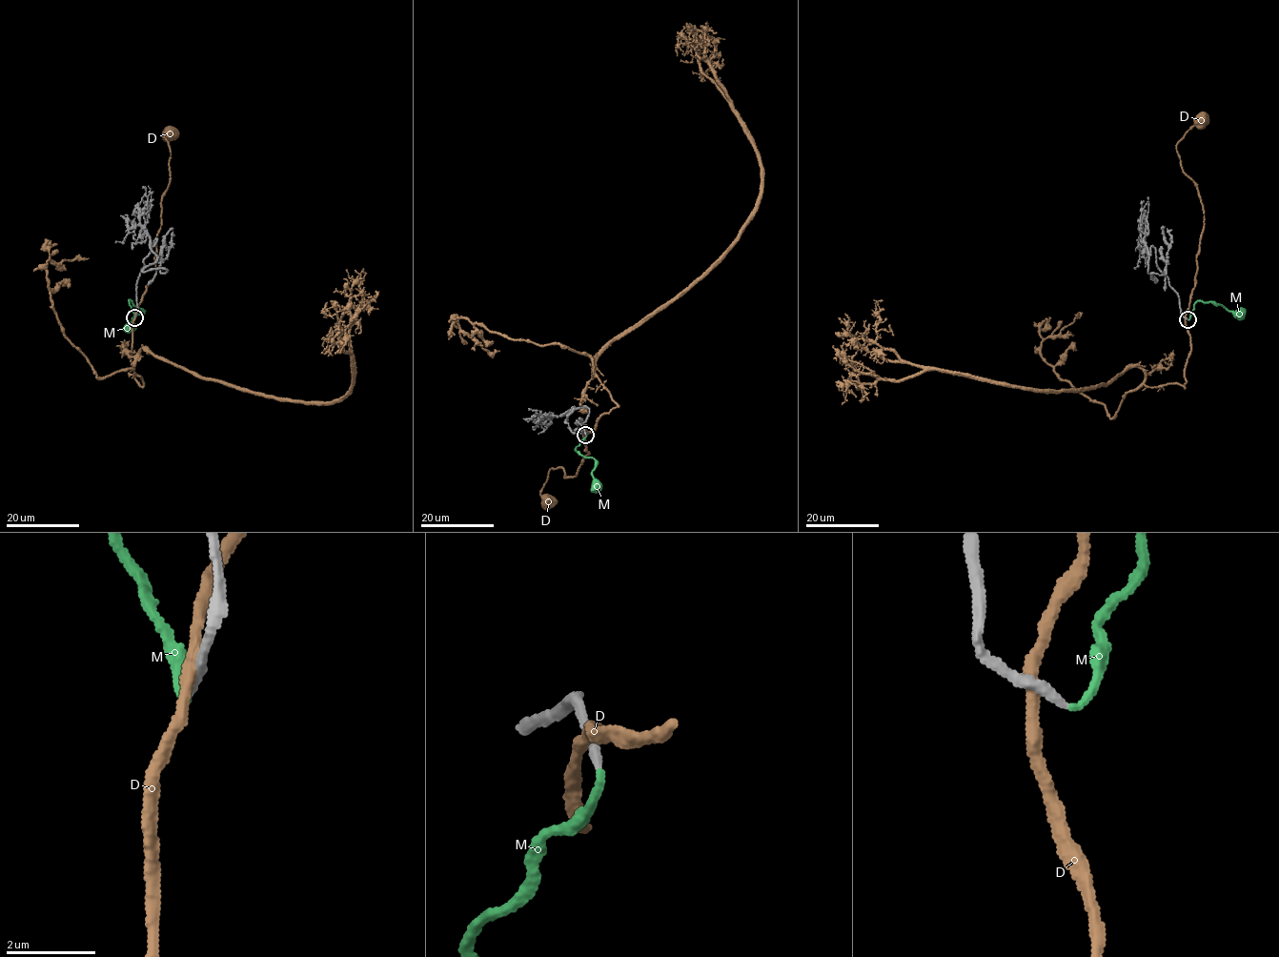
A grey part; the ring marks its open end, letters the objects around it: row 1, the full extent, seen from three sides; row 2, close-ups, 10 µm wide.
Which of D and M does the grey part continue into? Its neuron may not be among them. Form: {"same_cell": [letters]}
{"same_cell": ["M"]}

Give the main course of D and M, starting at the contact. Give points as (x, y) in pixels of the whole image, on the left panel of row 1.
D: (136, 315), (146, 285), (154, 275), (161, 199), (170, 178), (171, 149), (162, 134), (169, 131)
M: (134, 317), (130, 300), (143, 311), (131, 321), (131, 328)

